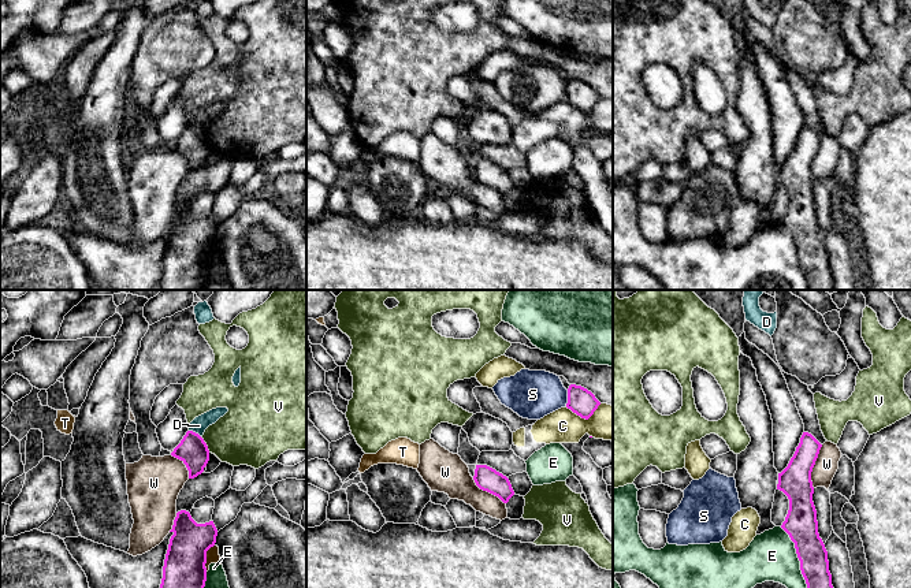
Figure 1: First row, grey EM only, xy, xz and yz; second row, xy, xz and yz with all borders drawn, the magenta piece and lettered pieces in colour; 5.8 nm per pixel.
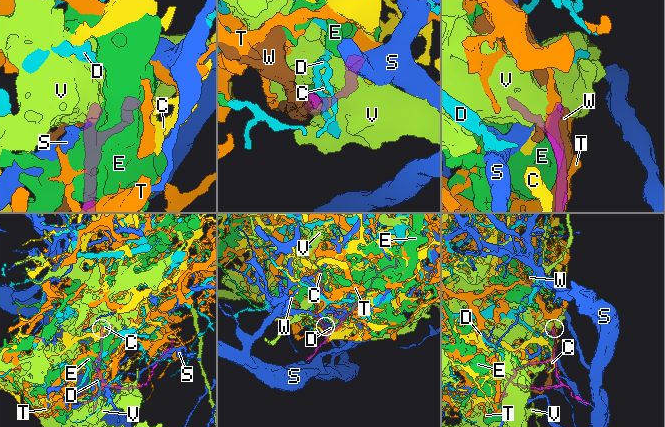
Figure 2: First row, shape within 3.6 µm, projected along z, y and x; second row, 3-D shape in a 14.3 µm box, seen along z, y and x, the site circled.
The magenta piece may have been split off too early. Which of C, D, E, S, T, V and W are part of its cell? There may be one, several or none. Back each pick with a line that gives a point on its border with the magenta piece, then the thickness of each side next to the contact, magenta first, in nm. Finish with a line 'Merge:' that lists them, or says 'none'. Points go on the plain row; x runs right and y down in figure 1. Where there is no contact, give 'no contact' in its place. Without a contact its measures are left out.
Merge: none

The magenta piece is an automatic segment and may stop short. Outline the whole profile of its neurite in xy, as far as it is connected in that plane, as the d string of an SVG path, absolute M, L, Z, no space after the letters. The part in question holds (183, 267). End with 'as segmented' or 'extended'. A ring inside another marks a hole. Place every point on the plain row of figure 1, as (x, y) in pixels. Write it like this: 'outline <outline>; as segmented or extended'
outline M189 205L176 206L157 290L197 290L207 275L207 245L215 239L213 215L197 217Z; as segmented

